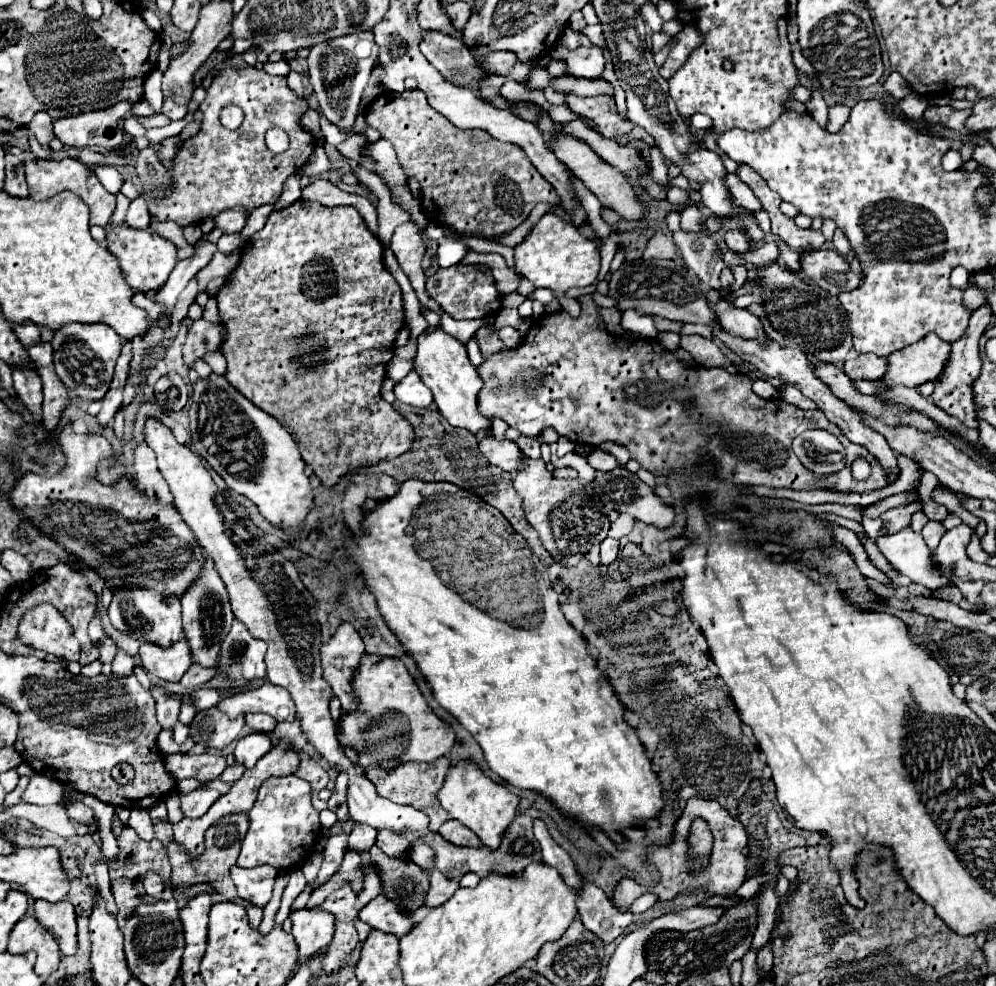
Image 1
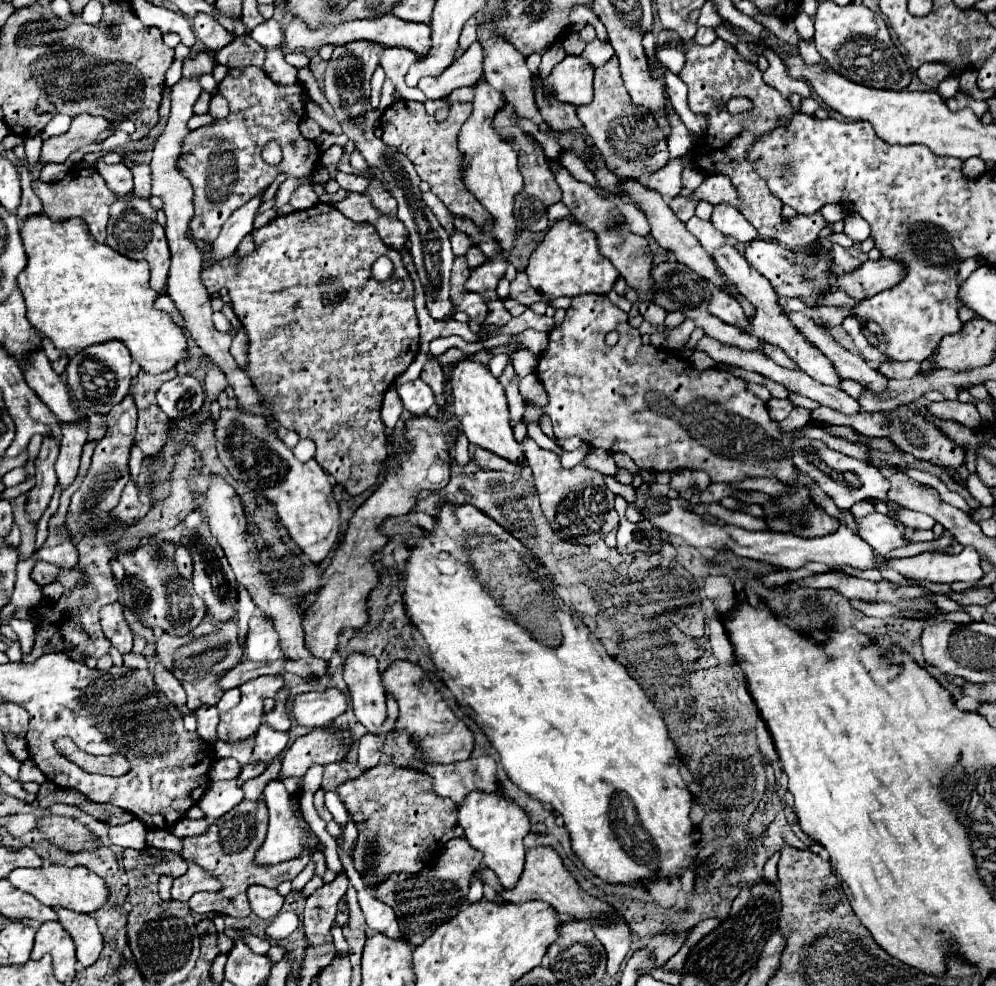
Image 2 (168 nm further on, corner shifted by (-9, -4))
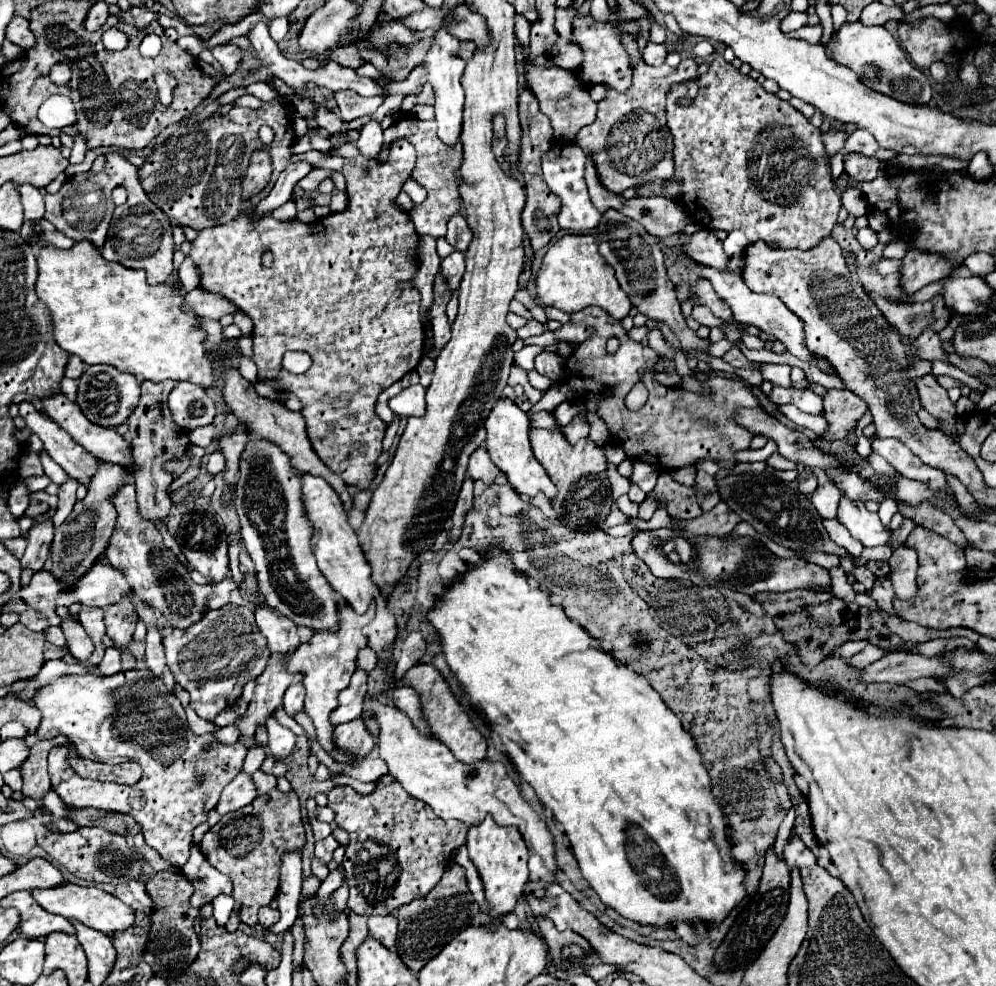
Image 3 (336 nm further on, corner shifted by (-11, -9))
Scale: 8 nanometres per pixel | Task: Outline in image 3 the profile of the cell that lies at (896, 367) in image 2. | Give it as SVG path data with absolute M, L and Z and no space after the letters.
M933 373L917 377L915 379L919 397L921 397L921 405L937 419L945 421L947 425L943 425L941 429L949 435L955 435L955 421L957 421L957 413L955 413L955 405L949 401L947 391L937 383L937 377Z

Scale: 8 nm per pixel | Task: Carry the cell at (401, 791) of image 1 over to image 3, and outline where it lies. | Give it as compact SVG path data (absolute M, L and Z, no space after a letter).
M383 775L381 779L375 781L377 787L375 791L363 795L357 793L353 787L347 785L335 785L331 789L329 797L329 807L337 813L337 825L349 833L349 845L345 851L343 867L347 873L347 883L349 883L349 901L347 907L359 915L389 915L393 909L413 901L415 897L427 895L441 879L443 869L449 865L449 859L453 853L465 845L465 835L467 835L467 825L455 819L441 819L435 817L433 809L423 803L413 799L407 793L395 793L391 789L391 775Z

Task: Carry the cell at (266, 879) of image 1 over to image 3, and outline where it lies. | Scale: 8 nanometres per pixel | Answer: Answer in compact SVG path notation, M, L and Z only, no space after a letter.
M263 907L263 909L259 909L259 923L261 923L261 927L263 929L267 929L267 927L271 927L273 923L277 923L279 921L279 909L273 909L273 907Z

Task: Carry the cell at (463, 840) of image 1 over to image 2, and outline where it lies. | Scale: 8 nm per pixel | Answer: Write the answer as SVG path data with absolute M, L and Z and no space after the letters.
M465 838L449 840L449 844L445 844L445 850L435 866L429 866L419 876L411 876L411 878L405 874L391 876L389 882L379 884L371 892L375 894L377 900L389 904L395 910L395 916L397 916L397 922L401 928L401 938L407 940L413 948L417 948L441 924L449 922L451 918L455 918L459 914L459 910L463 908L463 906L459 906L459 902L461 904L465 902L465 896L469 890L469 880L471 880L473 872L479 868L479 864L481 864L479 852L475 848L471 848Z

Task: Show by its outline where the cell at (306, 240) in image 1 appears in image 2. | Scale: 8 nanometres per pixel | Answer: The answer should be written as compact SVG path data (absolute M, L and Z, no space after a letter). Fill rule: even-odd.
M317 204L317 206L309 208L309 210L293 212L293 214L287 214L287 216L277 216L269 224L265 224L261 228L255 228L251 232L251 238L253 238L253 242L257 246L255 252L251 252L251 254L247 254L243 258L237 256L237 254L231 254L229 258L217 260L217 264L209 260L211 244L207 242L203 248L201 281L206 286L209 294L218 293L223 286L227 288L231 304L233 304L233 310L239 316L241 324L245 326L247 334L249 334L249 364L247 364L247 374L255 382L255 388L261 394L265 394L265 398L271 402L273 414L275 414L275 420L279 422L279 426L297 432L299 438L313 440L315 446L317 446L315 460L321 464L321 468L327 474L331 474L347 490L347 494L351 494L351 496L361 494L369 486L375 484L375 480L381 474L381 470L385 466L385 460L387 460L389 452L391 452L391 444L389 444L389 438L385 436L385 426L383 426L381 414L379 414L381 412L383 394L393 384L393 380L397 376L401 376L409 368L409 364L415 360L415 356L419 352L419 324L417 324L415 306L413 306L413 282L411 282L409 274L405 272L401 254L397 254L395 250L387 248L381 242L377 230L371 224L353 222L353 220L345 218L337 208L331 208L329 204ZM379 256L389 256L391 262L393 262L393 268L395 268L393 274L391 274L391 278L385 280L385 282L379 282L379 280L375 280L371 276L371 266L373 266L373 262Z

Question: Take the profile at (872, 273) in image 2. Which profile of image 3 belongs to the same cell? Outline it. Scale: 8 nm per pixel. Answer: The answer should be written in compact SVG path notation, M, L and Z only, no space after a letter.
M909 249L907 255L901 259L901 289L911 295L929 283L947 277L951 271L953 267L941 255Z

